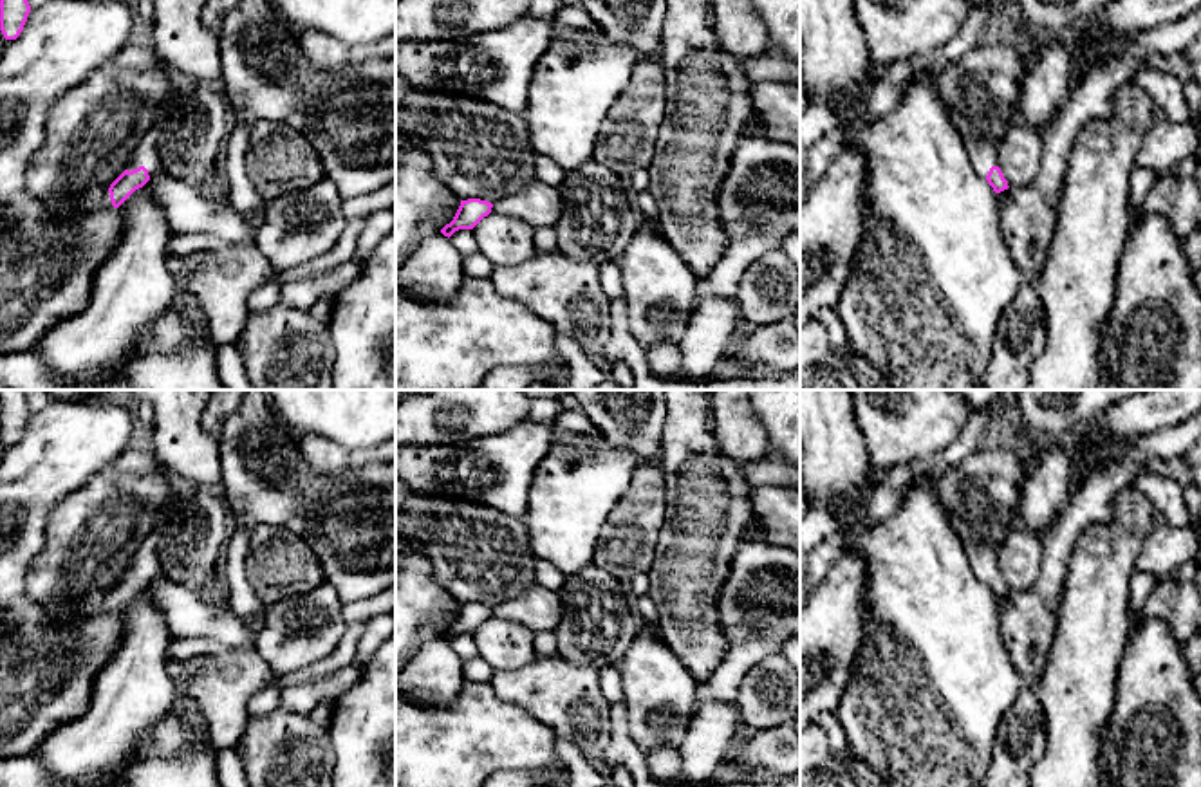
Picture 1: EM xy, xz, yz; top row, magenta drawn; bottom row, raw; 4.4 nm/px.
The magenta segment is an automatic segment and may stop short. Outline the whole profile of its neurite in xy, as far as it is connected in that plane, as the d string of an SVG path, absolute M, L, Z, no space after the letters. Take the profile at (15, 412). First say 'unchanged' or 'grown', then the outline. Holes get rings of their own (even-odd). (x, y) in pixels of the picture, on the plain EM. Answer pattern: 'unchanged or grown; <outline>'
unchanged; M0 390L0 435L5 444L16 444L23 435L31 410L22 390Z

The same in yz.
grown; M975 540L966 549L968 560L979 581L986 583L995 597L1008 594L1008 585L999 569L999 549L986 540Z

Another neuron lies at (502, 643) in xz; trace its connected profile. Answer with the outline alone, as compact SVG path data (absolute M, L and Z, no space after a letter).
M489 617L475 632L479 657L493 670L520 668L536 659L535 632L522 623Z

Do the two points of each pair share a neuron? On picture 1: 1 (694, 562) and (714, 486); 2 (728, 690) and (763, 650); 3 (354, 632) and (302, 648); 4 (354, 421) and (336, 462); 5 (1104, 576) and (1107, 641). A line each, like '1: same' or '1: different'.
1: same
2: same
3: different
4: different
5: same

